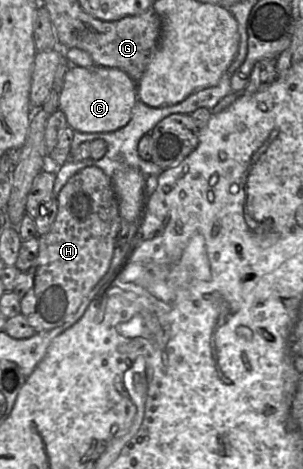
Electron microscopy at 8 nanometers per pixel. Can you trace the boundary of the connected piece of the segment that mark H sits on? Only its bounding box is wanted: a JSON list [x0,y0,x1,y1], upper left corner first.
[20,167,122,332]

